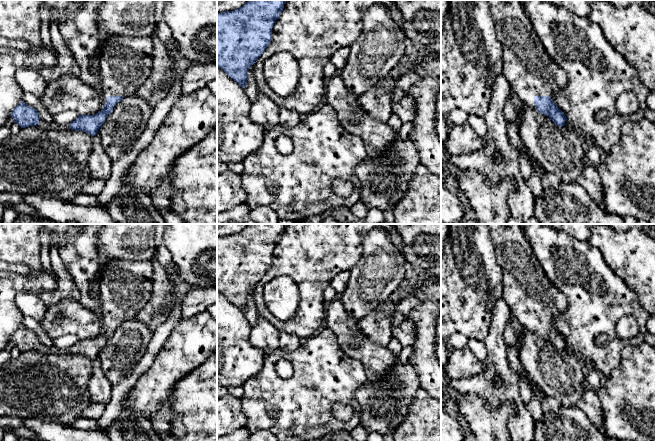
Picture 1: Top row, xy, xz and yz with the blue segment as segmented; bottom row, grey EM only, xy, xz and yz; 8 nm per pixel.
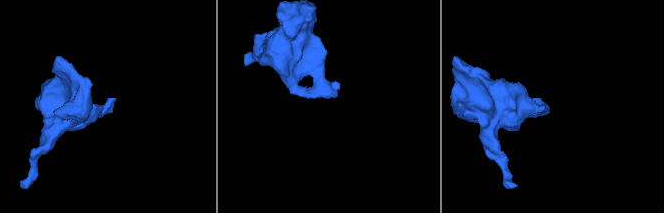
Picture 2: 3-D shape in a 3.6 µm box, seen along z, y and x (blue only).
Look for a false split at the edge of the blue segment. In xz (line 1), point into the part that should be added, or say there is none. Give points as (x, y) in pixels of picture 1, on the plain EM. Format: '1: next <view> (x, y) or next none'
1: next none

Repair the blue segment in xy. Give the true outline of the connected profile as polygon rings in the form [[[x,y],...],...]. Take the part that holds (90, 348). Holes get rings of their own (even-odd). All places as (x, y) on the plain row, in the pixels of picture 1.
[[[108,260],[99,280],[103,333],[94,339],[79,339],[69,353],[84,355],[91,360],[98,357],[108,339],[125,321],[136,317],[152,296],[153,265],[151,261]]]

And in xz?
[[[247,224],[234,235],[217,237],[217,290],[242,312],[246,311],[250,290],[269,269],[272,252],[284,228],[284,224]]]

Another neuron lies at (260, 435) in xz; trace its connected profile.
[[[258,431],[250,434],[250,441],[278,441],[278,439],[269,431]]]

